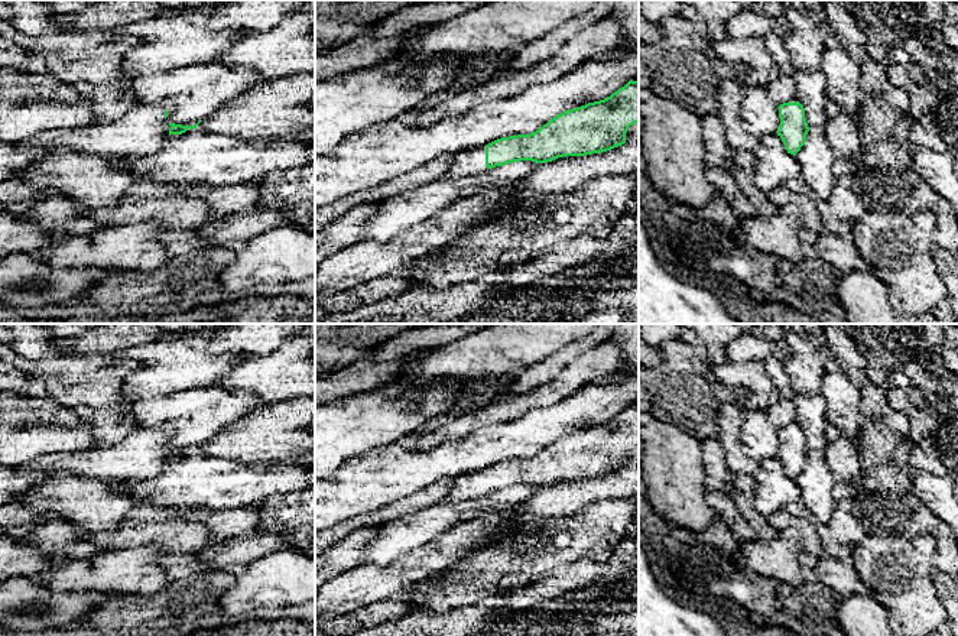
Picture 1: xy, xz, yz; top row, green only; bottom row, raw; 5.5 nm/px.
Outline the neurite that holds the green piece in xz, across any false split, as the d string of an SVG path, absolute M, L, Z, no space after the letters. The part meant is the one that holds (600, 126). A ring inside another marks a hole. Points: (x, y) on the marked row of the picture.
M630 80L610 97L566 110L530 134L501 137L486 146L455 153L449 171L442 178L458 179L520 160L545 163L564 156L607 152L626 143L626 133L634 123L639 123L639 81Z

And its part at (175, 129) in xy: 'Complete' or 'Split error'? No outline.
Split error

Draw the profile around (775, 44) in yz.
M772 32L764 39L764 43L773 56L773 59L777 62L780 68L779 78L766 85L769 98L776 104L780 106L783 103L789 103L790 100L795 100L798 95L796 82L795 82L795 72L789 52L785 46L785 39L782 39L777 33Z

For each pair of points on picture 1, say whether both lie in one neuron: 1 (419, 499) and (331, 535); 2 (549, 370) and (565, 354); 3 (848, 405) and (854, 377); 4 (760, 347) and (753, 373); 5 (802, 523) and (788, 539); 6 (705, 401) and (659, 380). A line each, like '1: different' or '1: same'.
1: same
2: same
3: different
4: different
5: different
6: same

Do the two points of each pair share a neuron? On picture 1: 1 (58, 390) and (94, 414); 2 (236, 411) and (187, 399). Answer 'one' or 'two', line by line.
1: one
2: one

